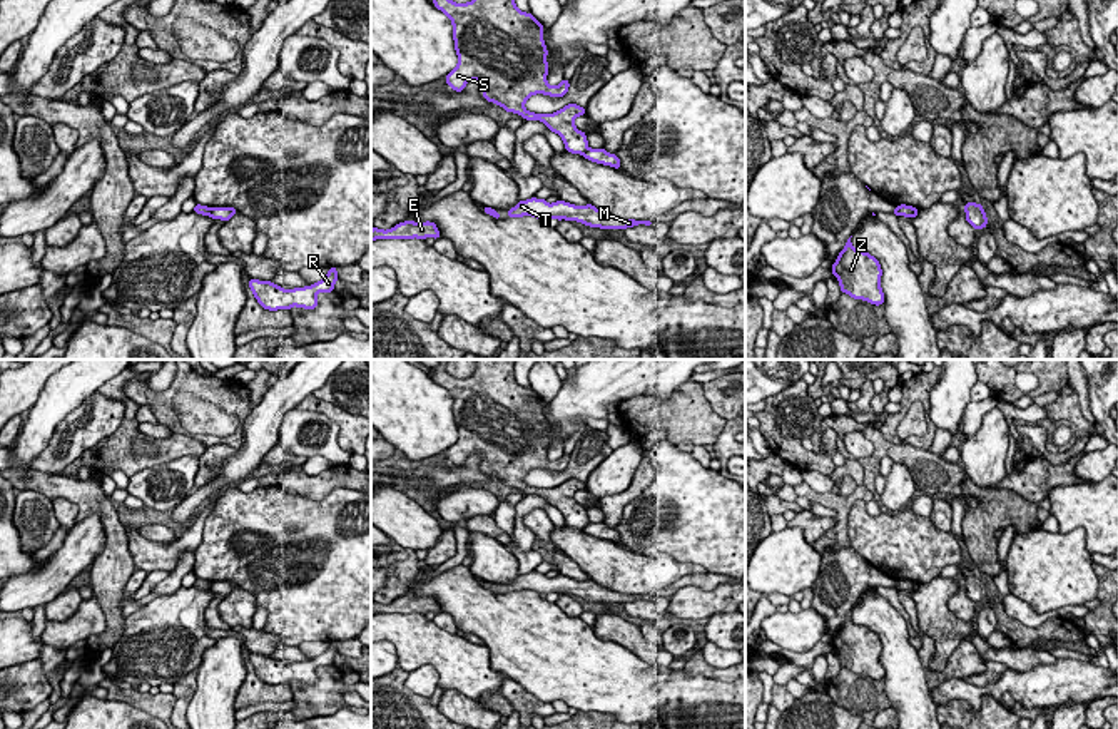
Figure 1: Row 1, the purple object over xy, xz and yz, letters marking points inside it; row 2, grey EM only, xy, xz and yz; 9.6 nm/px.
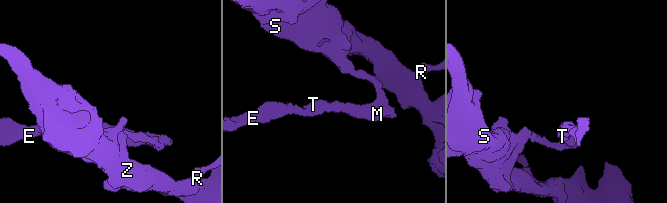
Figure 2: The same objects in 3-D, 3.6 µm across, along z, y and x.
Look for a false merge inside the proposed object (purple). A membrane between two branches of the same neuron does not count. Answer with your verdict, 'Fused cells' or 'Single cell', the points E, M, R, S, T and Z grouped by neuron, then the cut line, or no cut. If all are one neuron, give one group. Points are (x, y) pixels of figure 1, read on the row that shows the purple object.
Fused cells. Groups: E M T / R S Z. Split along xz (589, 149), (584, 154)

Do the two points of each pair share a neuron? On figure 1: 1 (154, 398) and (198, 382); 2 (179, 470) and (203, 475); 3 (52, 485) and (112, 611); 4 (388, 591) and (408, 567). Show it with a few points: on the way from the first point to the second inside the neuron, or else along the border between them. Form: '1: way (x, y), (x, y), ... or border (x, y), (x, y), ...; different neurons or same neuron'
1: way (164, 398), (176, 387), (188, 382); same neuron
2: border (199, 457), (194, 487); different neurons
3: way (91, 499), (111, 517), (114, 527), (112, 572); same neuron
4: way (393, 586), (403, 572); same neuron

